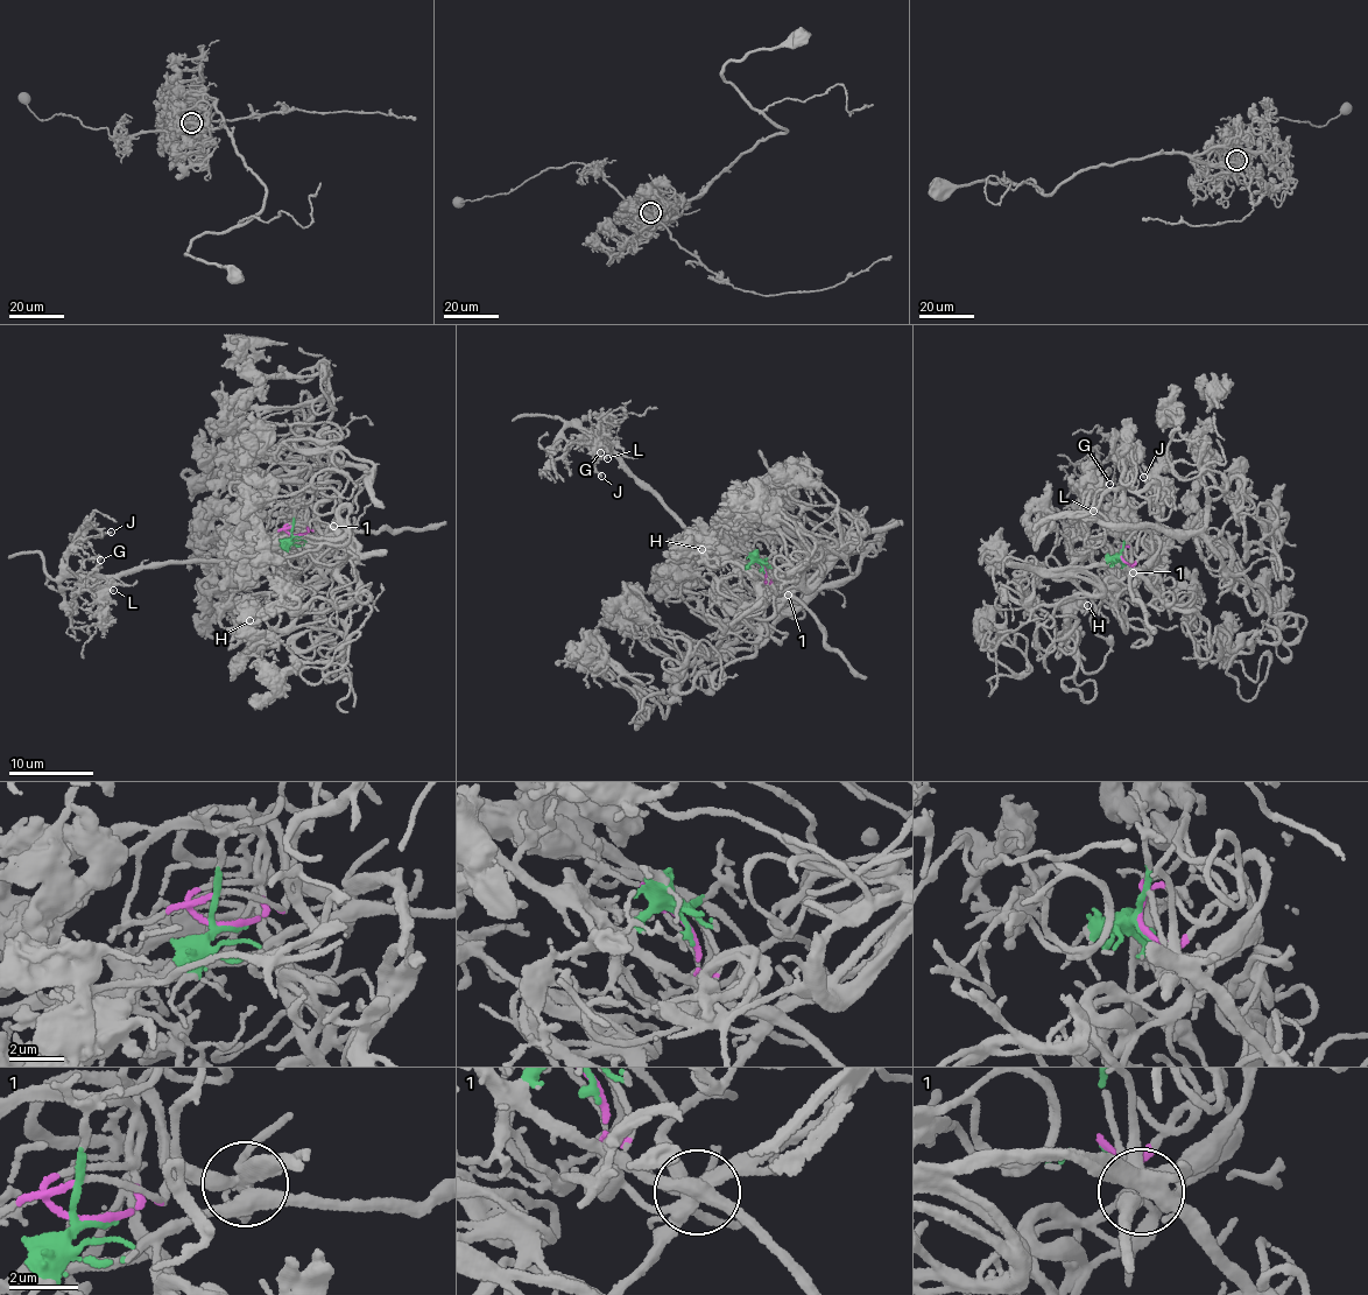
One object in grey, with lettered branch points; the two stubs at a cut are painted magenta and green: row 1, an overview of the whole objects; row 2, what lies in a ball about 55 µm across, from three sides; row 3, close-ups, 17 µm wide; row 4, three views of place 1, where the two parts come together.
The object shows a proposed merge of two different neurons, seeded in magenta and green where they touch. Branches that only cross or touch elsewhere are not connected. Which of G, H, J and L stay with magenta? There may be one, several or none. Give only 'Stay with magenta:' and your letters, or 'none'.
Stay with magenta: H

